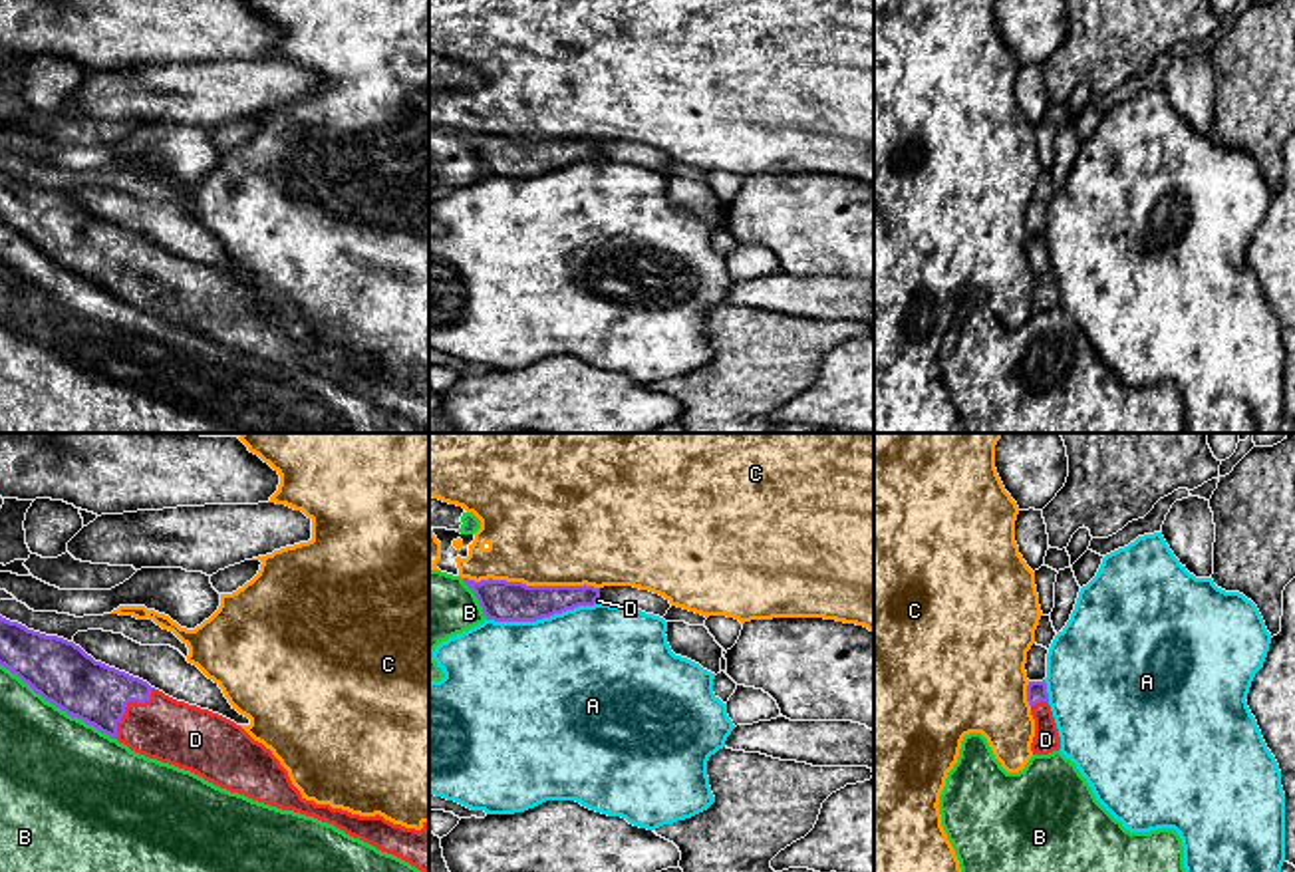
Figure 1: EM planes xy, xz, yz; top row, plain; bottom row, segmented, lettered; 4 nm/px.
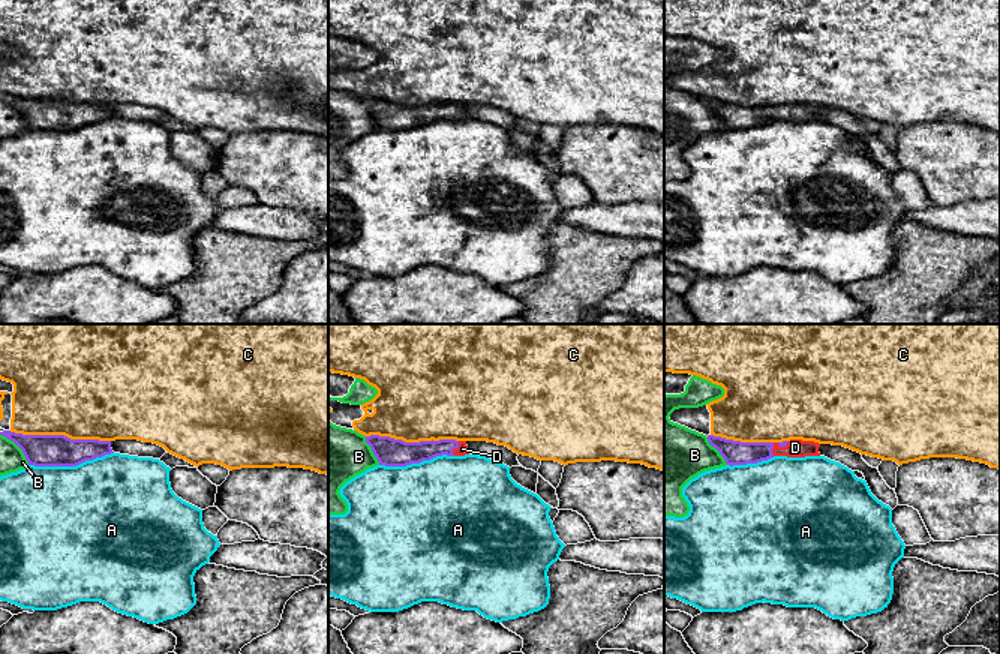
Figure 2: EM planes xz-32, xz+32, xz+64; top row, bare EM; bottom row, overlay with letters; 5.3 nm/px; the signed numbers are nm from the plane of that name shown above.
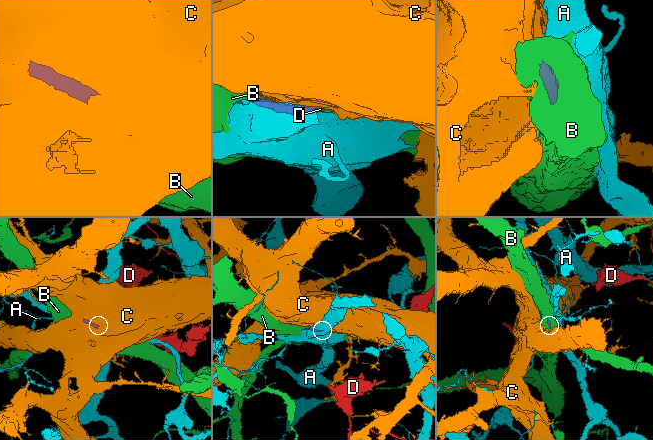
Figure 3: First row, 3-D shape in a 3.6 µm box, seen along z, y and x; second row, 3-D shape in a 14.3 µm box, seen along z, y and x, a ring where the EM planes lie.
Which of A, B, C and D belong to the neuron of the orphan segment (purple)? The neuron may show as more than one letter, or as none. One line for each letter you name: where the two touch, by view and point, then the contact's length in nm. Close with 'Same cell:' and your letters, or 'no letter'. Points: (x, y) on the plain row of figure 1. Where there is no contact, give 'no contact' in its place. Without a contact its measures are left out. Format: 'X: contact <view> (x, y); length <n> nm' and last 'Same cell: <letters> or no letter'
D: contact xy (126, 261); length 260 nm
Same cell: D

